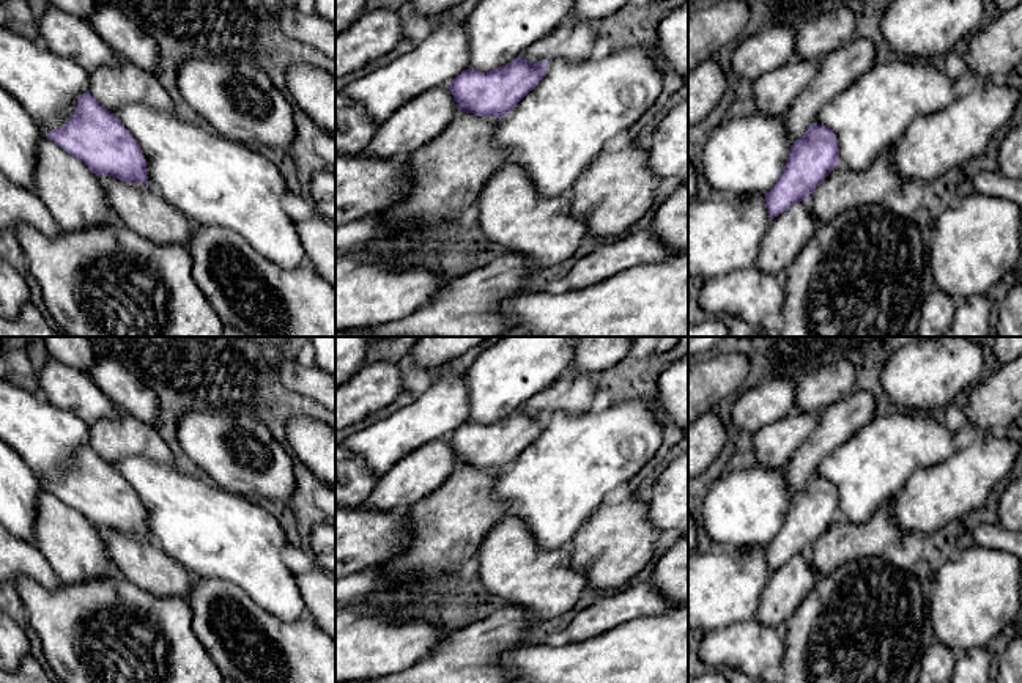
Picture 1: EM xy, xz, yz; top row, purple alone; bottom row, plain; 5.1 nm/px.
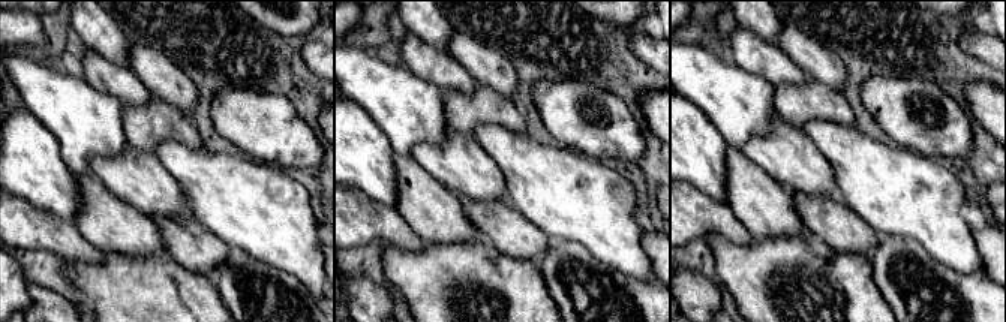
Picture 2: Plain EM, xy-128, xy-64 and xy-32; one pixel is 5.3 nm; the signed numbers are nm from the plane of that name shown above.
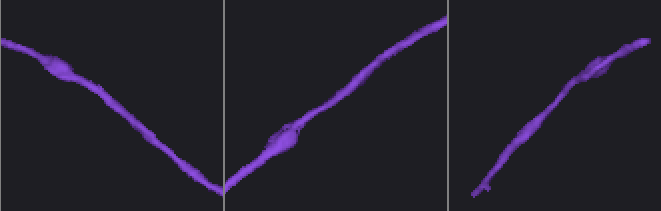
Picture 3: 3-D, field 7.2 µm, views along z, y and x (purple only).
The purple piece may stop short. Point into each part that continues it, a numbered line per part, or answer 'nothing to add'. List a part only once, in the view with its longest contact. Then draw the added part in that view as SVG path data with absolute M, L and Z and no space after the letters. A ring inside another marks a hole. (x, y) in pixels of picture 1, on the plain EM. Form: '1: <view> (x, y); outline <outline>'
nothing to add

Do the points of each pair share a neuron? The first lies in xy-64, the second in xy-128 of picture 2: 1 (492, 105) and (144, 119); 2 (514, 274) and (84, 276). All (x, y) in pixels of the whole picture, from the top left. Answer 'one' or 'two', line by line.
1: one
2: one

